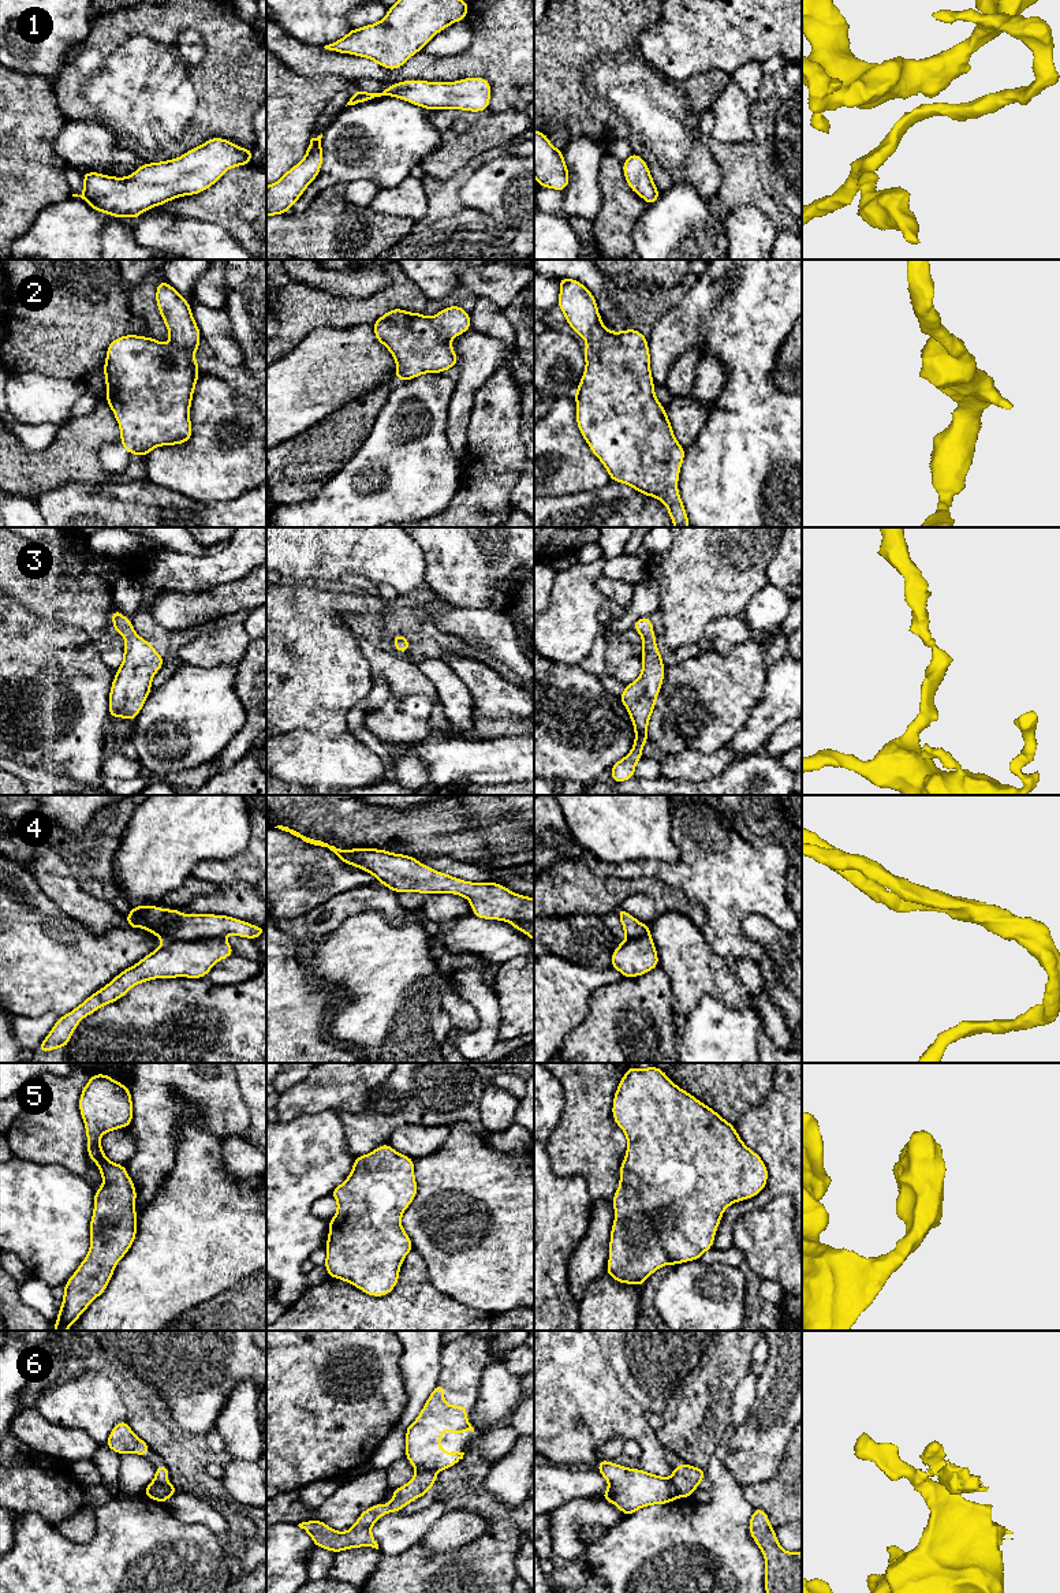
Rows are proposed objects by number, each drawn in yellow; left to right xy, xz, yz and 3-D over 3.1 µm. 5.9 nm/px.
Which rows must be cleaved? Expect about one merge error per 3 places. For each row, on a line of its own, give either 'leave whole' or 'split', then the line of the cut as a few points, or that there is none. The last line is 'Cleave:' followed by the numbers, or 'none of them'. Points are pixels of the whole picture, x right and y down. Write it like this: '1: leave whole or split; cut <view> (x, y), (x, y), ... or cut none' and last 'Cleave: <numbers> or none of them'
1: leave whole; cut none
2: leave whole; cut none
3: leave whole; cut none
4: leave whole; cut none
5: leave whole; cut none
6: split; cut yz (670, 1480), (679, 1495)
Cleave: 6

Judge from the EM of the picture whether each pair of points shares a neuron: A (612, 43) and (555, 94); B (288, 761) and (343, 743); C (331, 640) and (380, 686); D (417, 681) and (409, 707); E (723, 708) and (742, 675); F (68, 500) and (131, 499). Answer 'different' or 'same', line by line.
A: same
B: same
C: different
D: different
E: same
F: same

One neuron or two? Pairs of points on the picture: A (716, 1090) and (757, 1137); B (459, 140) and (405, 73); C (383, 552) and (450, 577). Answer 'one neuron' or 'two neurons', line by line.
A: two neurons
B: two neurons
C: two neurons

